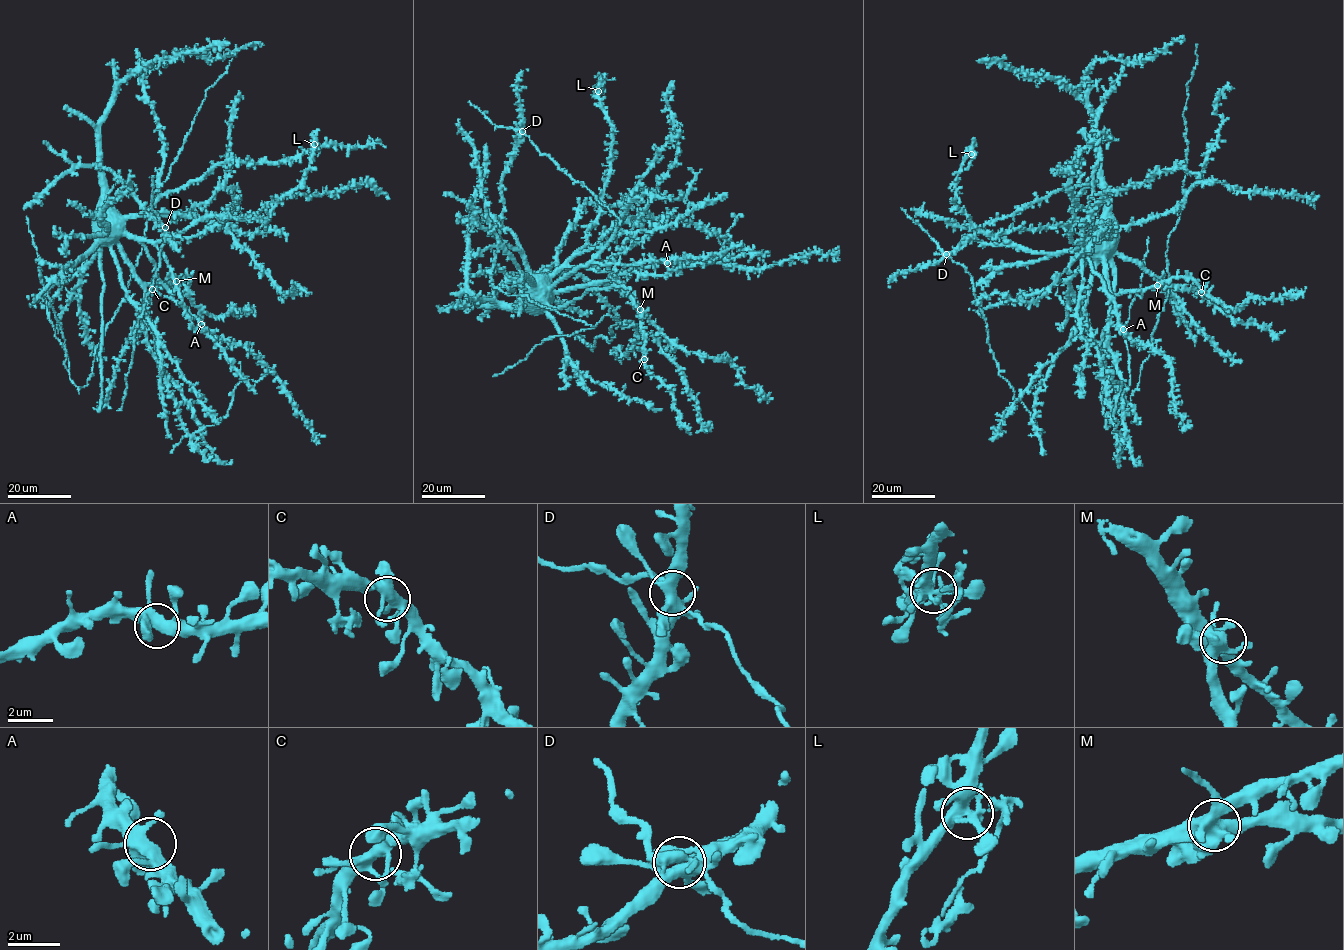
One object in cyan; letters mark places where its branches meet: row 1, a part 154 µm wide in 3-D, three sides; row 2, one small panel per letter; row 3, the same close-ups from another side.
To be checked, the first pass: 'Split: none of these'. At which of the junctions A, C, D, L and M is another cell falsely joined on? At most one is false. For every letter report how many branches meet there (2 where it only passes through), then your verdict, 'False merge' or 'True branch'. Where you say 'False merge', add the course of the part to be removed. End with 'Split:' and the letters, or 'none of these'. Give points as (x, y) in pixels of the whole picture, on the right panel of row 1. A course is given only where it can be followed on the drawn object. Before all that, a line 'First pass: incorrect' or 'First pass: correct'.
First pass: incorrect
A: Branches: 6. True branch
C: Branches: 6. True branch
D: Branches: 7. True branch
L: Branches: 7. False merge. Course of the part to remove: (971, 153), (974, 157), (966, 170)
M: Branches: 6. True branch
Split: L

